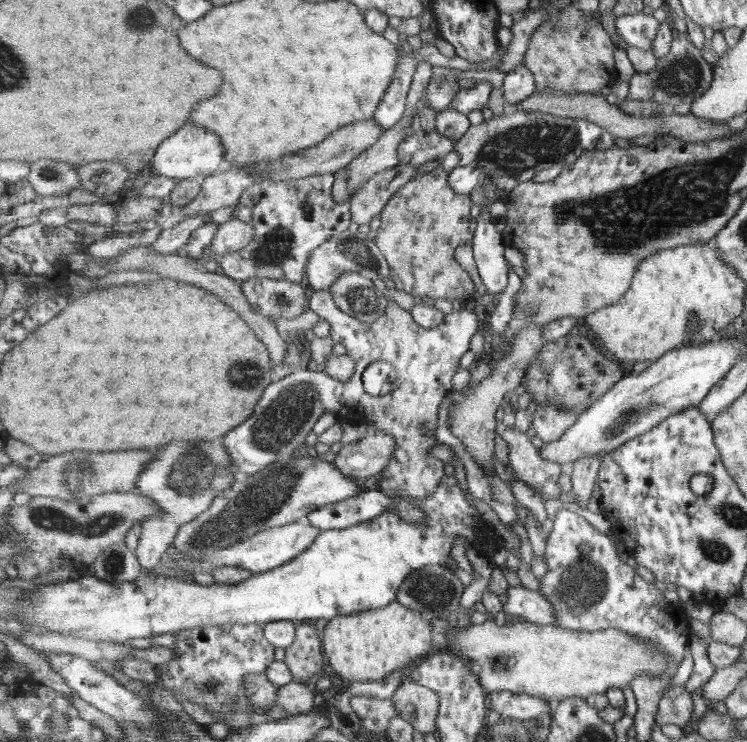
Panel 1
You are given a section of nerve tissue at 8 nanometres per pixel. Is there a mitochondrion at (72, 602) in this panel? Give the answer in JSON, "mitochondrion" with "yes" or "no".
{"mitochondrion":"no"}

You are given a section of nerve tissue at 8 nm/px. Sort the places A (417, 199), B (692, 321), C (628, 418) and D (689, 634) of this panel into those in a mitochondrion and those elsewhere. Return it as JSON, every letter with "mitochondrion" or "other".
{"A":"other","B":"mitochondrion","C":"mitochondrion","D":"other"}

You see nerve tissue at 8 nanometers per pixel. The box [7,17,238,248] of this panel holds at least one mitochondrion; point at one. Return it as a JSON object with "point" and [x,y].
{"point":[51,174]}

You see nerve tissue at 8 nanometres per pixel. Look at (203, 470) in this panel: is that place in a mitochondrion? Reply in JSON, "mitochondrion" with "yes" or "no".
{"mitochondrion":"yes"}

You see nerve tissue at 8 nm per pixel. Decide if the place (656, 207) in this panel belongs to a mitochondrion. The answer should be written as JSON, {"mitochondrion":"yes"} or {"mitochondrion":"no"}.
{"mitochondrion":"yes"}

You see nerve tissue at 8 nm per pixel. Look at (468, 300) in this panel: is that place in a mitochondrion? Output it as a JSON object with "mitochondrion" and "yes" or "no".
{"mitochondrion":"no"}

